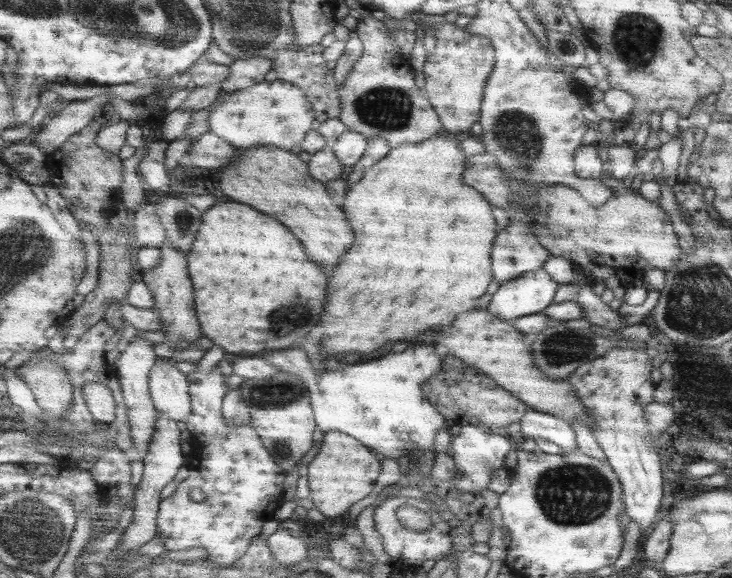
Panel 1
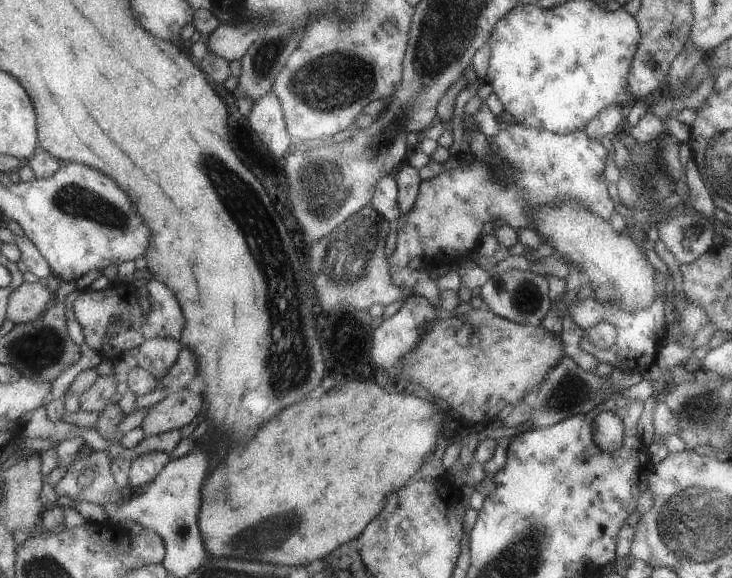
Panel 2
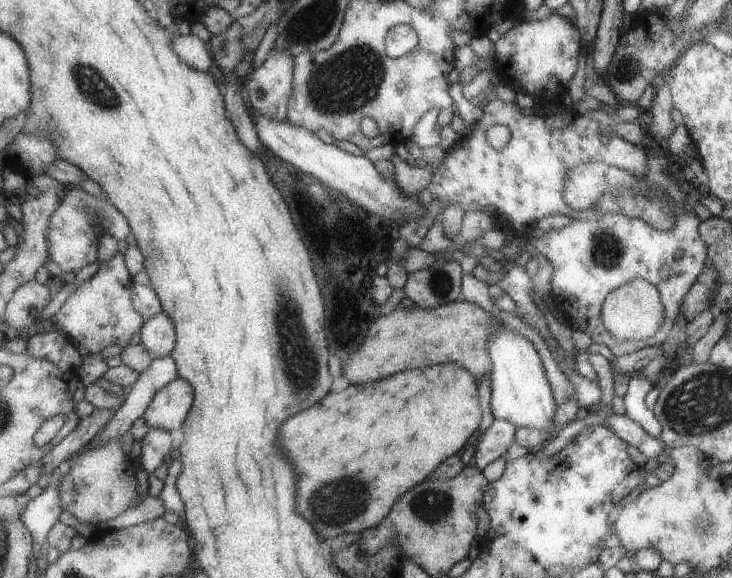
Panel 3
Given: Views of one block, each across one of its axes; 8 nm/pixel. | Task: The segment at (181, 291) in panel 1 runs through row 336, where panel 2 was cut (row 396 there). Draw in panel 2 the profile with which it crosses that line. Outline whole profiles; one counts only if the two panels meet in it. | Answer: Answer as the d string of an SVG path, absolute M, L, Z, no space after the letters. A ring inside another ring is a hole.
M185 388L167 394L165 400L155 404L143 420L143 434L147 438L169 434L191 424L203 408L203 398L193 390Z

